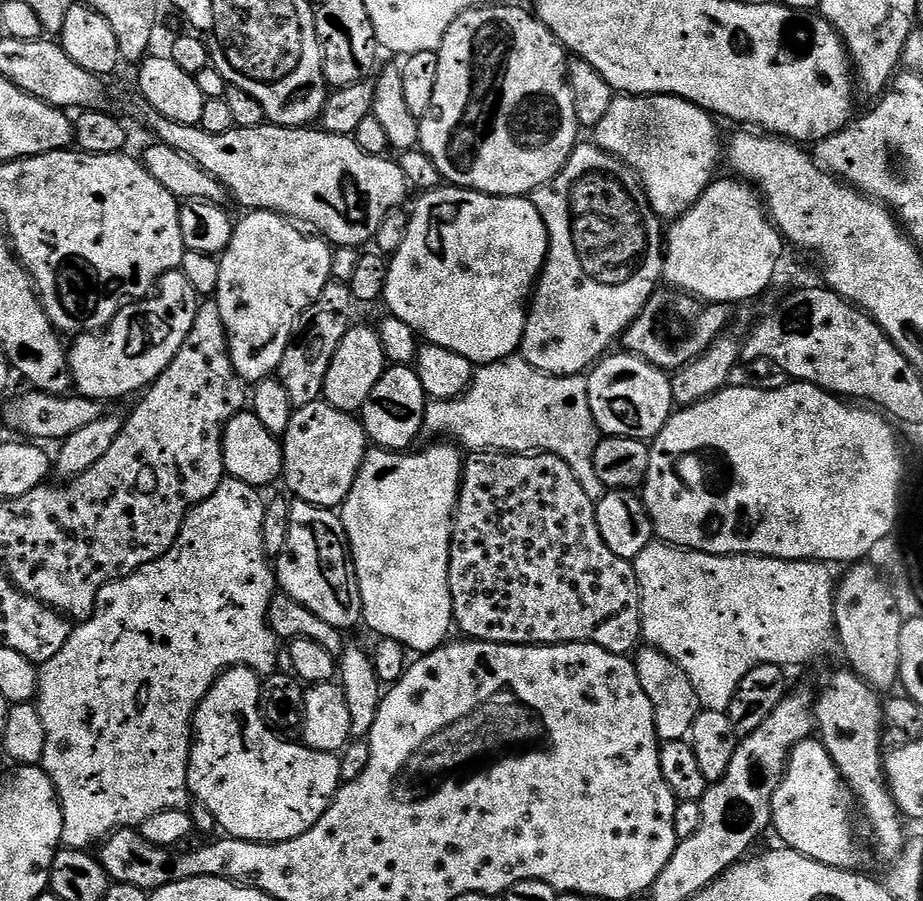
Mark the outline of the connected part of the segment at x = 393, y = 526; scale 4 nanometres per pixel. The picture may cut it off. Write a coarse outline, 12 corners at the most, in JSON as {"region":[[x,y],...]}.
{"region":[[373,447],[338,512],[377,637],[433,652],[465,457]]}

